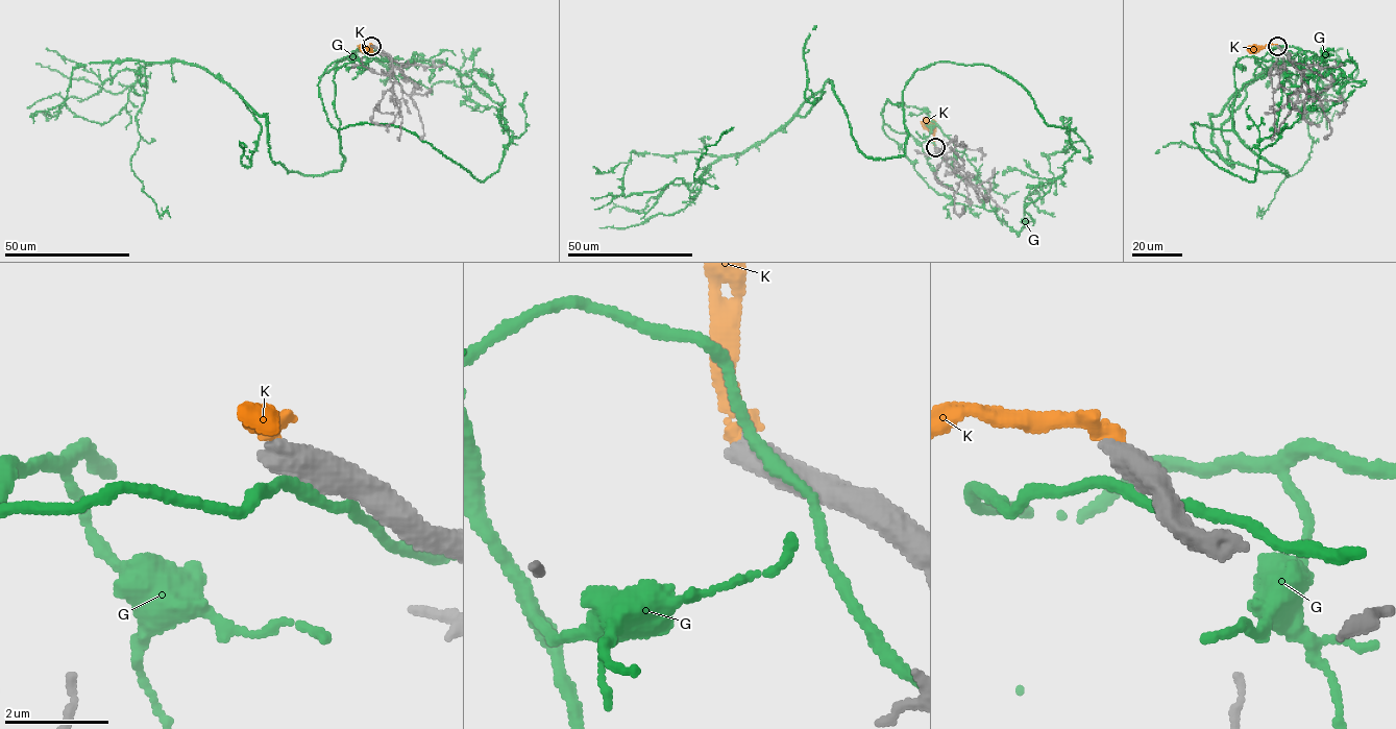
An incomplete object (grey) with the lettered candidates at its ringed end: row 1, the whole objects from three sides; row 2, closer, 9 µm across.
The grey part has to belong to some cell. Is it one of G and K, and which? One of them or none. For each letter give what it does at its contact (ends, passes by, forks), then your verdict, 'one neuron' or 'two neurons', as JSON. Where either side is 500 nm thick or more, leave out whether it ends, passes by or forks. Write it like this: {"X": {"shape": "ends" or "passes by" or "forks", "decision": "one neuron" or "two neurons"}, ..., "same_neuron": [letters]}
{"G": {"decision": "two neurons"}, "K": {"decision": "two neurons"}, "same_neuron": []}

